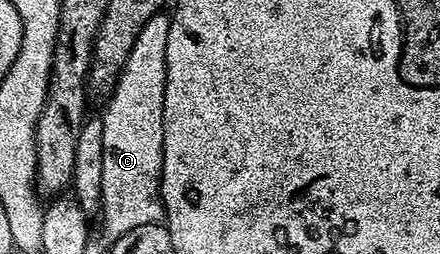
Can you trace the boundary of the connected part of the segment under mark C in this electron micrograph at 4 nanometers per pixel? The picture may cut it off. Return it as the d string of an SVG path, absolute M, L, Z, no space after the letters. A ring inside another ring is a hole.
M171 16L149 18L121 70L115 89L106 101L103 118L105 166L101 166L103 228L118 238L137 226L158 224L164 219L163 191L163 107L165 106L165 46Z

